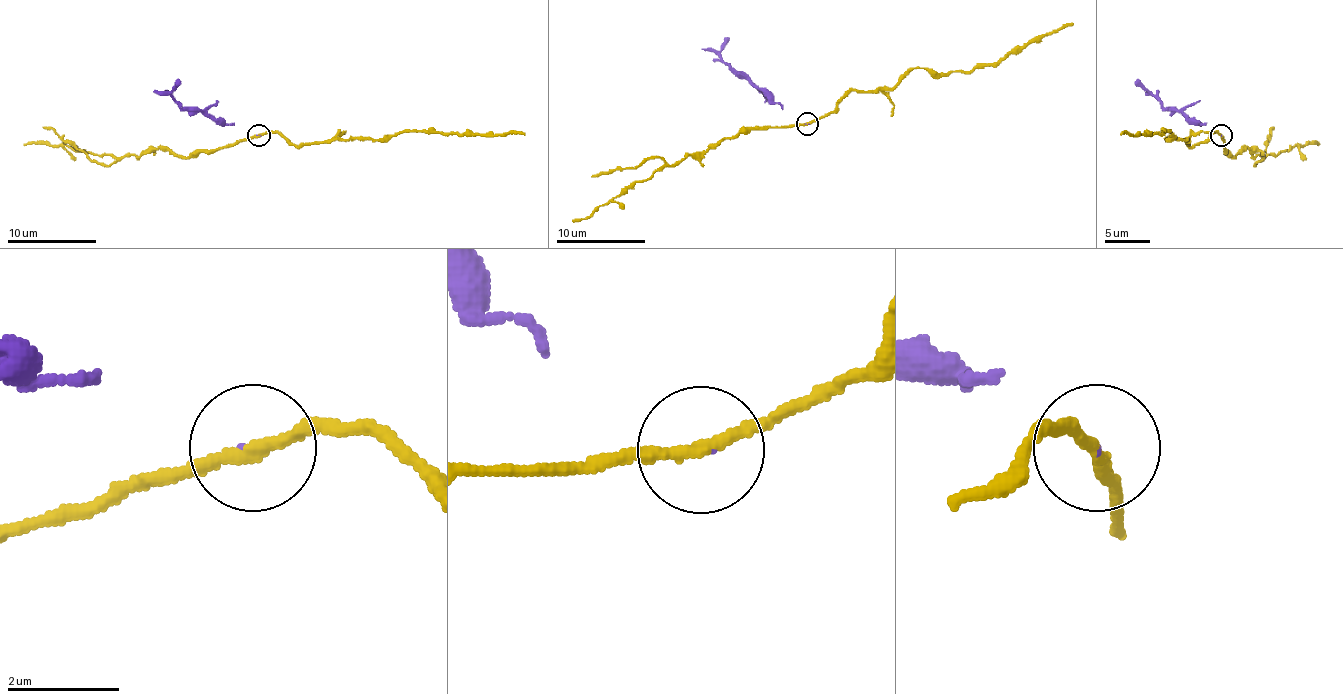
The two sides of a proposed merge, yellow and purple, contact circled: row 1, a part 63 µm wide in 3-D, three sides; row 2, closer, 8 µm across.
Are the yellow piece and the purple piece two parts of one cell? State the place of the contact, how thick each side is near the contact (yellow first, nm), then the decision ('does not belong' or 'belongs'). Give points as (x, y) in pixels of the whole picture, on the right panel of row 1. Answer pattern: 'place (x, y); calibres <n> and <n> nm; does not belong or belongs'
place (1221, 135); calibres 220 and 40 nm; does not belong

